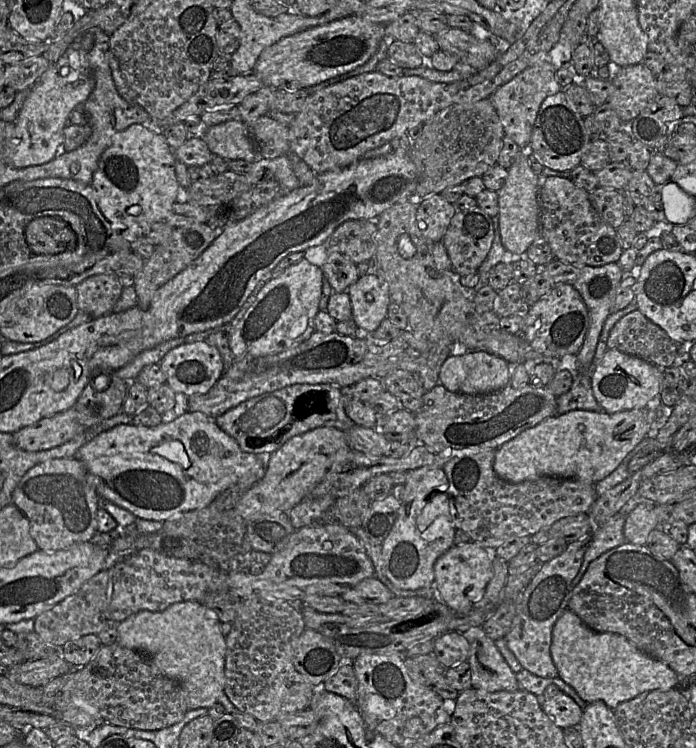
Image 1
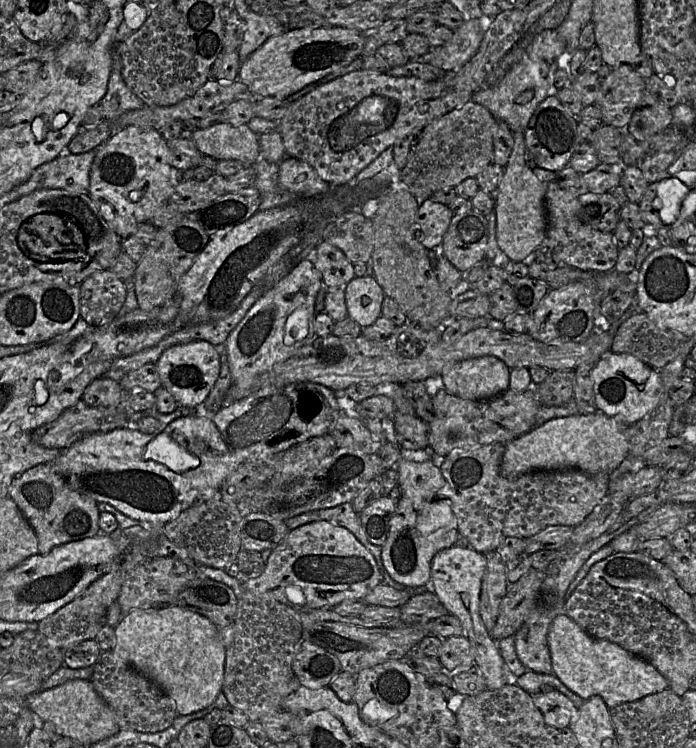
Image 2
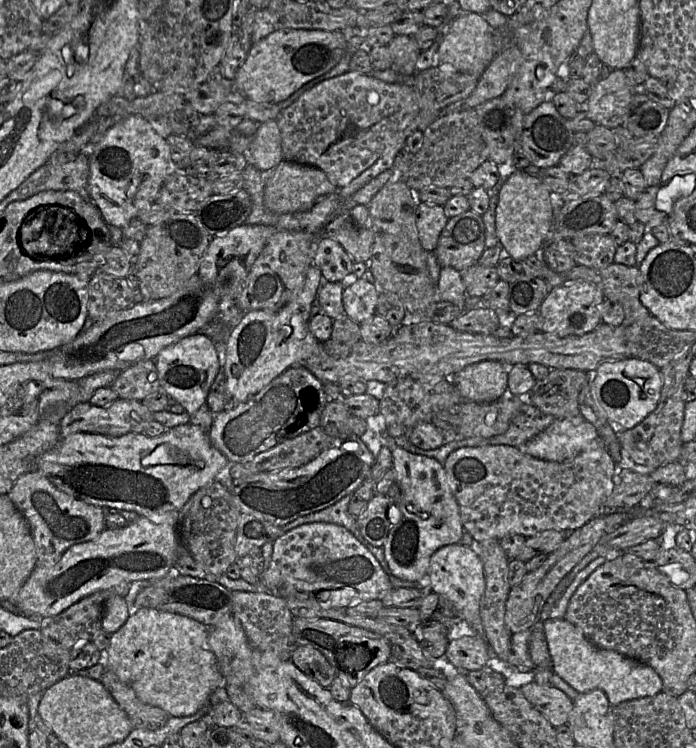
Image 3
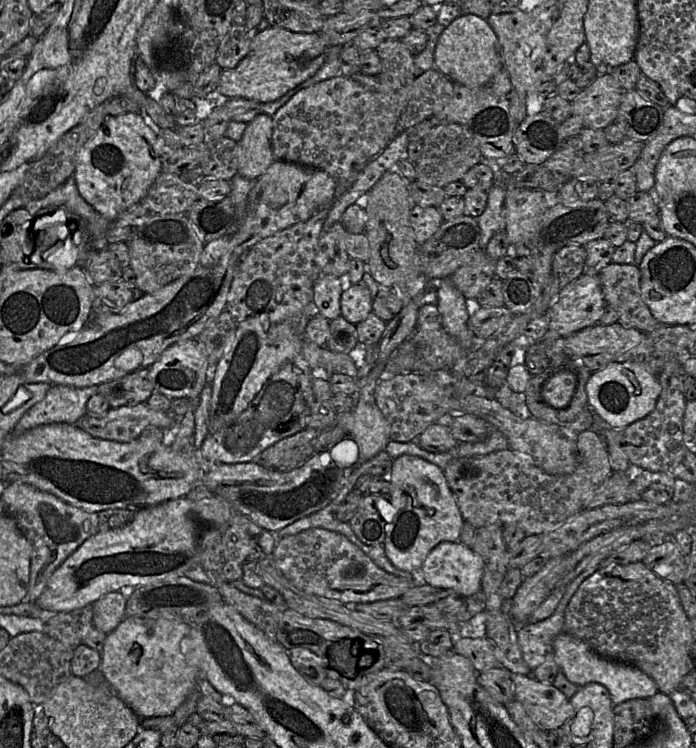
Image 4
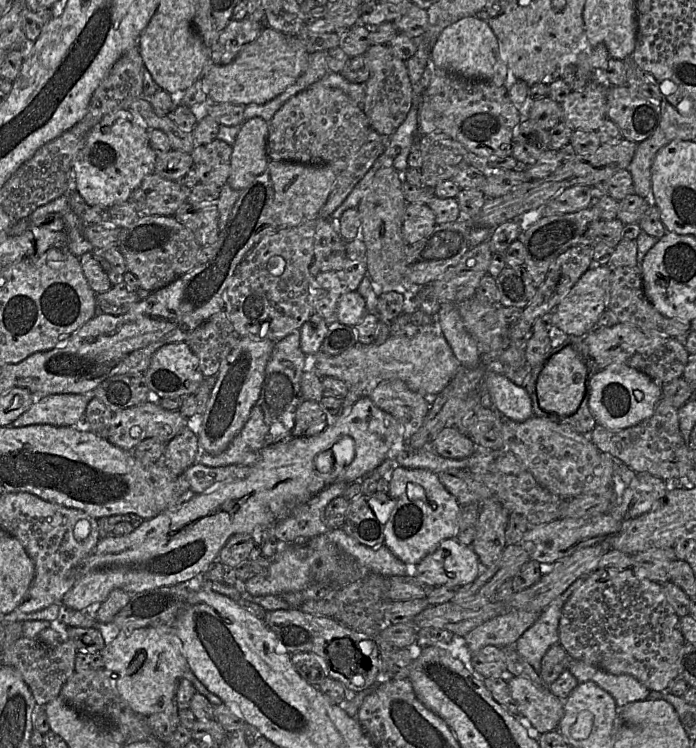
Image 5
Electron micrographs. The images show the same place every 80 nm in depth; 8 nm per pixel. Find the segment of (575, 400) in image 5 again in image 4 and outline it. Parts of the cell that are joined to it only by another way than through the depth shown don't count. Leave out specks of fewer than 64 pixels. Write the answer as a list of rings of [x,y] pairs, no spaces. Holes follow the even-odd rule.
[[[562,369],[553,374],[542,389],[543,400],[551,407],[564,409],[570,404],[577,387],[575,373]]]

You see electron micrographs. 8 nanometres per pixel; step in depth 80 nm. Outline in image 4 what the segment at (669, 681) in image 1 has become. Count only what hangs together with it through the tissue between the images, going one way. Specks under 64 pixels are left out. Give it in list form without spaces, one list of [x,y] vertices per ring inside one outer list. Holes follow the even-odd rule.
[[[565,631],[553,640],[552,651],[560,671],[570,682],[579,687],[591,682],[602,684],[609,691],[614,705],[631,699],[649,699],[659,692],[655,681],[636,666],[601,657],[586,642]]]

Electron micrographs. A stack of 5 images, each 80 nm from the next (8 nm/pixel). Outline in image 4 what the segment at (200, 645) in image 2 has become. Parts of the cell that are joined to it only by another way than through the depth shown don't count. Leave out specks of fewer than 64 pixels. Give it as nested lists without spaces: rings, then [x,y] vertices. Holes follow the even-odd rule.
[[[125,617],[118,627],[108,634],[100,670],[113,691],[142,719],[172,716],[187,696],[197,688],[198,668],[182,650],[182,641],[191,625],[173,619],[146,619]]]

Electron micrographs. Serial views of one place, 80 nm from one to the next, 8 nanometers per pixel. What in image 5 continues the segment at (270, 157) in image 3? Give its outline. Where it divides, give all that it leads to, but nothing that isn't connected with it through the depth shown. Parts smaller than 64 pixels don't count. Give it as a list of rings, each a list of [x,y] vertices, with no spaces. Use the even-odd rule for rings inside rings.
[[[260,117],[245,120],[232,149],[230,175],[227,183],[237,191],[246,189],[267,168],[269,123]]]

